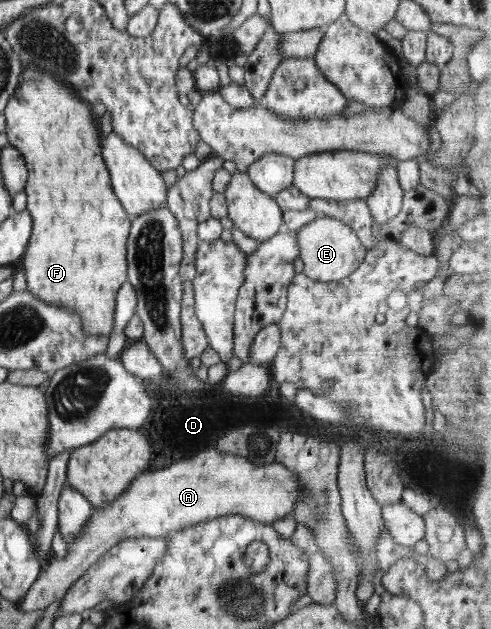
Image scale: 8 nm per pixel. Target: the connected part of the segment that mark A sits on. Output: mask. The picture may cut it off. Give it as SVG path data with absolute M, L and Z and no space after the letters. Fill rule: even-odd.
M209 448L207 450L199 452L199 454L196 454L195 456L188 458L187 460L184 460L183 462L179 462L179 464L173 464L173 466L170 466L169 468L163 468L163 470L157 470L154 472L147 472L142 473L138 476L138 478L135 478L133 482L129 486L127 486L126 492L119 498L117 498L114 502L111 502L108 504L107 507L101 508L101 509L95 509L91 511L91 518L87 518L87 524L83 526L83 530L81 530L81 534L77 534L75 536L75 540L71 542L67 546L67 556L63 556L63 558L59 559L58 557L52 557L48 565L42 569L41 574L39 574L39 578L31 585L31 588L27 591L27 594L25 594L25 597L23 597L23 600L19 602L18 606L20 610L23 610L23 612L35 612L35 610L41 610L41 608L47 608L50 604L53 604L53 602L60 601L64 596L65 593L69 590L69 587L73 585L81 576L83 576L83 573L89 569L89 567L92 567L94 563L101 558L105 553L108 552L109 549L113 548L113 546L119 544L119 542L124 541L125 539L130 539L133 537L165 537L167 534L169 534L169 531L177 531L185 528L187 525L194 525L198 522L207 522L211 519L222 517L222 516L229 516L229 515L241 515L244 517L249 517L255 519L257 522L261 522L263 524L272 524L276 520L281 520L281 518L285 518L287 514L291 514L291 512L294 511L294 509L297 507L297 504L301 500L307 500L307 498L303 497L303 485L301 485L301 481L299 481L299 475L295 473L295 471L291 471L291 469L285 467L285 465L273 461L272 463L266 464L266 465L260 465L252 463L247 457L239 456L235 454L228 454L227 452L219 451L217 448Z

